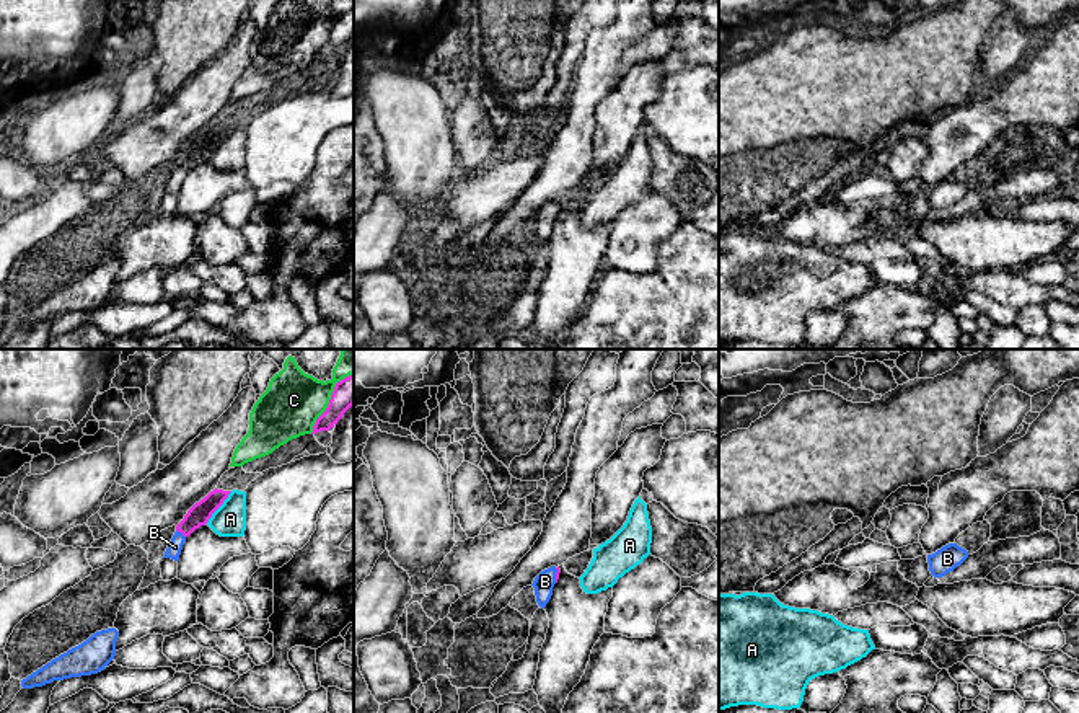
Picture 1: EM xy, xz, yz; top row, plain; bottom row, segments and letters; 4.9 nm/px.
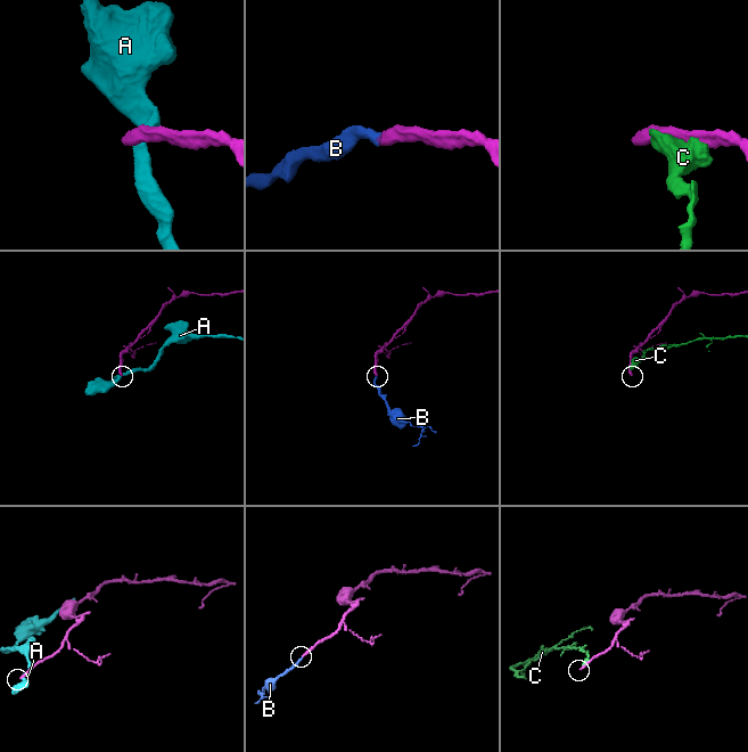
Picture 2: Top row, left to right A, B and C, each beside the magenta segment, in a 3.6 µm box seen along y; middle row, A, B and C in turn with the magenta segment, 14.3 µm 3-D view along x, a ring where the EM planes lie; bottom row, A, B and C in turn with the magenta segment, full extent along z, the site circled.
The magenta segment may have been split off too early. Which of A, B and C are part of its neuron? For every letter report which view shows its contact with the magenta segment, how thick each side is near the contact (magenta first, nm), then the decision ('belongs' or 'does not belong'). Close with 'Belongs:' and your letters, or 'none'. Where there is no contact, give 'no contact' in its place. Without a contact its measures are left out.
A: contact in xy; calibres 110 and 160 nm; does not belong
B: contact in xy; calibres 110 and 70 nm; belongs
C: contact in xy; calibres 140 and 300 nm; does not belong
Belongs: B

